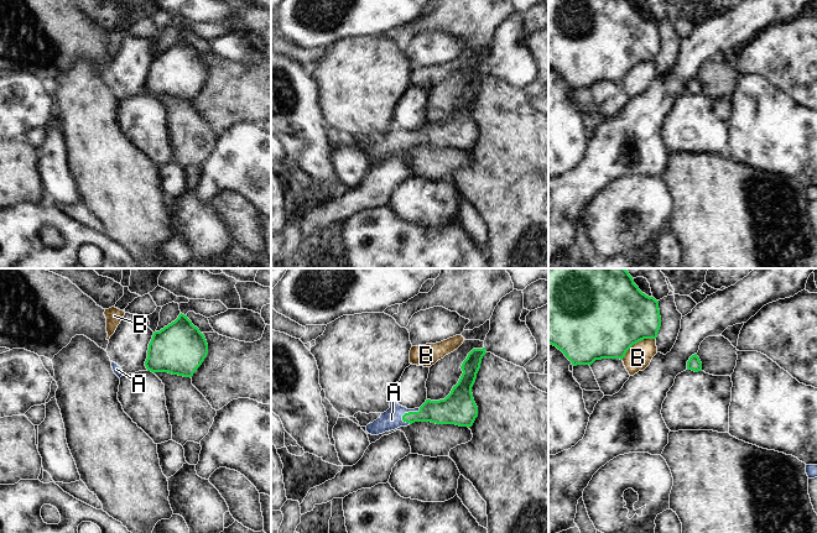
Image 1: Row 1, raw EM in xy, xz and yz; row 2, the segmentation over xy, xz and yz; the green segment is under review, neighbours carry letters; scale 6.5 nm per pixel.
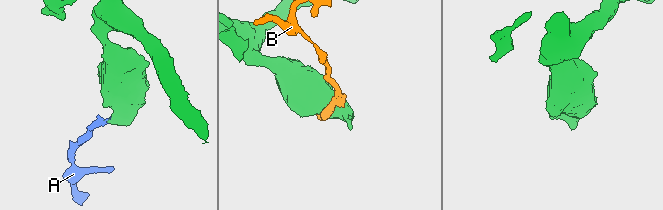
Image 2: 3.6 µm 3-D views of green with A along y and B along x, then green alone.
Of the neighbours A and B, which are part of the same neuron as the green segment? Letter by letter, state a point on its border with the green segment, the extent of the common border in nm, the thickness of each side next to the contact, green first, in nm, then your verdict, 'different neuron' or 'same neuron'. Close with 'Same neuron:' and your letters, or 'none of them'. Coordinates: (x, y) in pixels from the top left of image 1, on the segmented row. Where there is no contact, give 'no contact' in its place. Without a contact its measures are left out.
A: xz (409, 412) | 150 nm | 170/140 nm | same neuron
B: yz (636, 341) | 260 nm | 500/170 nm | different neuron
Same neuron: A

